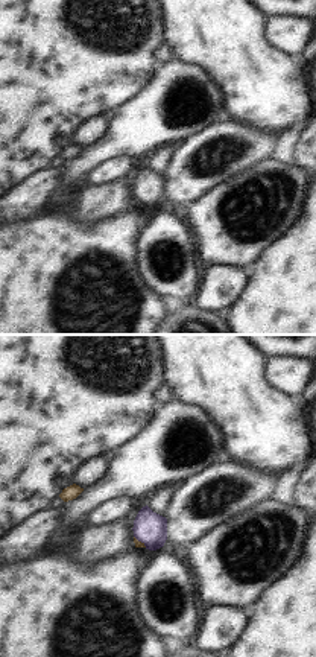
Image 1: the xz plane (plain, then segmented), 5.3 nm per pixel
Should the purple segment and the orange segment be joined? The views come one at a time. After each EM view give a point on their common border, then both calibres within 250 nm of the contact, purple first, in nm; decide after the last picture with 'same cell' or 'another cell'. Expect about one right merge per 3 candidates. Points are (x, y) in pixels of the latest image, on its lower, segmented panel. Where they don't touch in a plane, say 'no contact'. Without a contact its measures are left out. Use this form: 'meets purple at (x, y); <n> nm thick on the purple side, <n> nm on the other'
meets purple at (140, 540); 170 nm thick on the purple side, 30 nm on the other

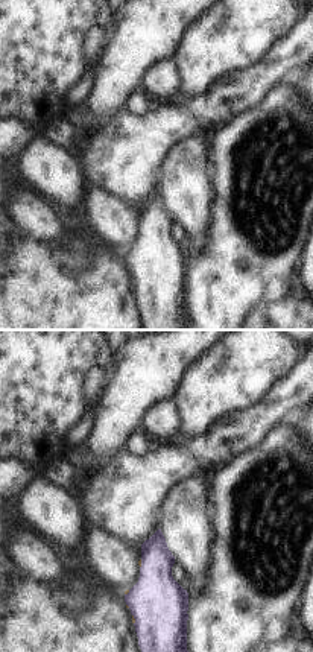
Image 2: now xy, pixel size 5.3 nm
meets purple at (134, 617); 300 nm thick on the purple side, 20 nm on the other

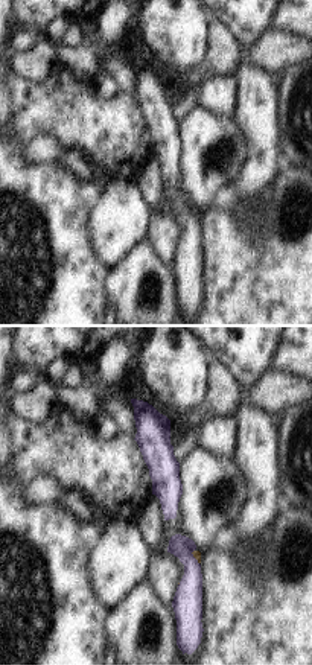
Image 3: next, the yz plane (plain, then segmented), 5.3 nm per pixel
meets purple at (194, 557); 160 nm thick on the purple side, 50 nm on the other

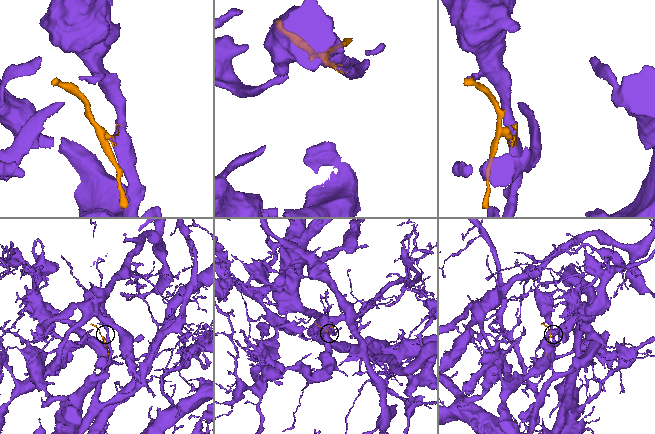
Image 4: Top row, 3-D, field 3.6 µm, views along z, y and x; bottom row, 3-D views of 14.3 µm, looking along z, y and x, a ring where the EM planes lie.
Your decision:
same cell

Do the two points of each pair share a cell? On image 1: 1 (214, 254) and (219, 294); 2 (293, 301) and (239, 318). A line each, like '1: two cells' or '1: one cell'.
1: two cells
2: one cell

